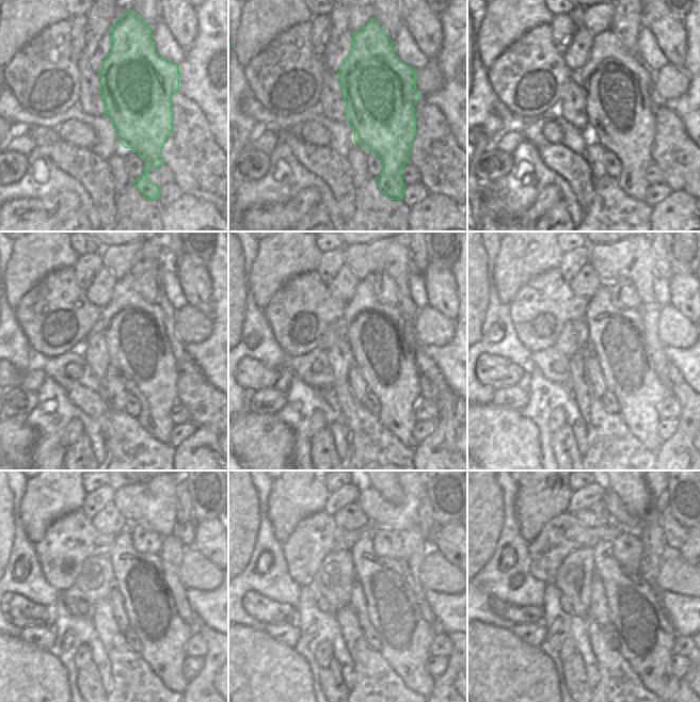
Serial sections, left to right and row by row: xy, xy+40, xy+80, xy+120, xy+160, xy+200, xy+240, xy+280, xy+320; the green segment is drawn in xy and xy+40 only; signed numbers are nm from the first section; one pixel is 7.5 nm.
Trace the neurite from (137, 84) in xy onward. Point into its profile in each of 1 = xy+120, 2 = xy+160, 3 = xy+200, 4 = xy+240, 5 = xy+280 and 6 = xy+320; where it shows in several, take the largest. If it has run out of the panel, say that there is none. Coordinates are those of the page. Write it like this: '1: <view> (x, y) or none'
1: xy+120 (137, 341)
2: xy+160 (375, 331)
3: xy+200 (617, 339)
4: xy+240 (152, 613)
5: xy+280 (406, 638)
6: xy+320 (646, 636)

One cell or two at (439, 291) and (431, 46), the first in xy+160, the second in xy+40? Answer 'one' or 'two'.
one

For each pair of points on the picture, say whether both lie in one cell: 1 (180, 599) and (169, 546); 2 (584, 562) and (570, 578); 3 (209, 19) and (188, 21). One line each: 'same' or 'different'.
1: same
2: same
3: different

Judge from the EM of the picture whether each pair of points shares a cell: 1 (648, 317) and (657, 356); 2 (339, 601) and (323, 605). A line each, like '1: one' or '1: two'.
1: one
2: two

